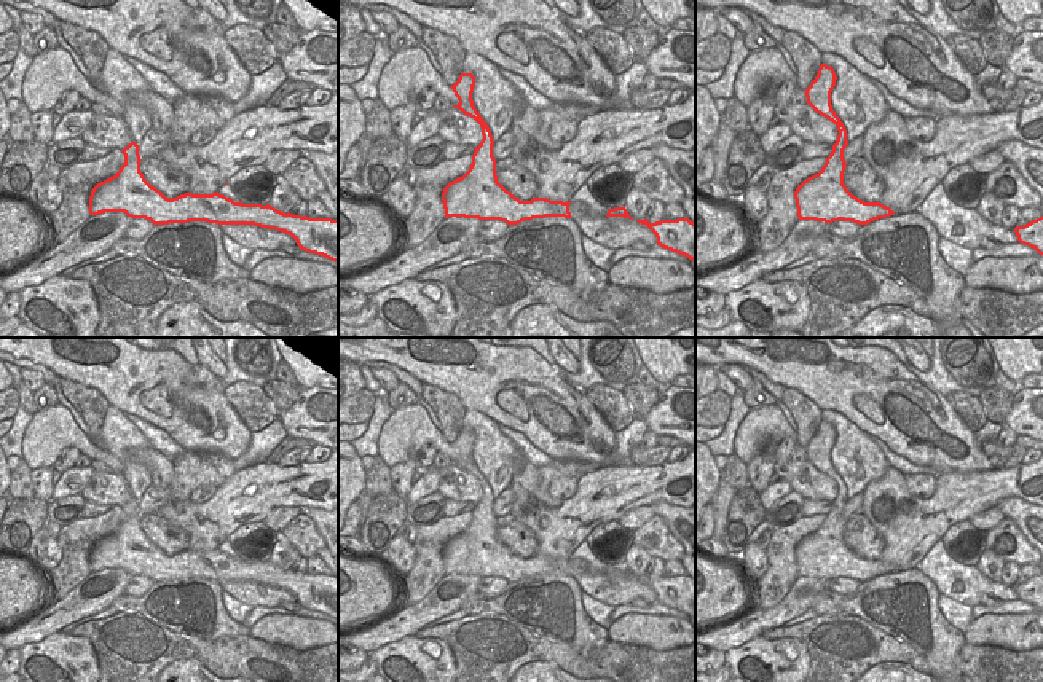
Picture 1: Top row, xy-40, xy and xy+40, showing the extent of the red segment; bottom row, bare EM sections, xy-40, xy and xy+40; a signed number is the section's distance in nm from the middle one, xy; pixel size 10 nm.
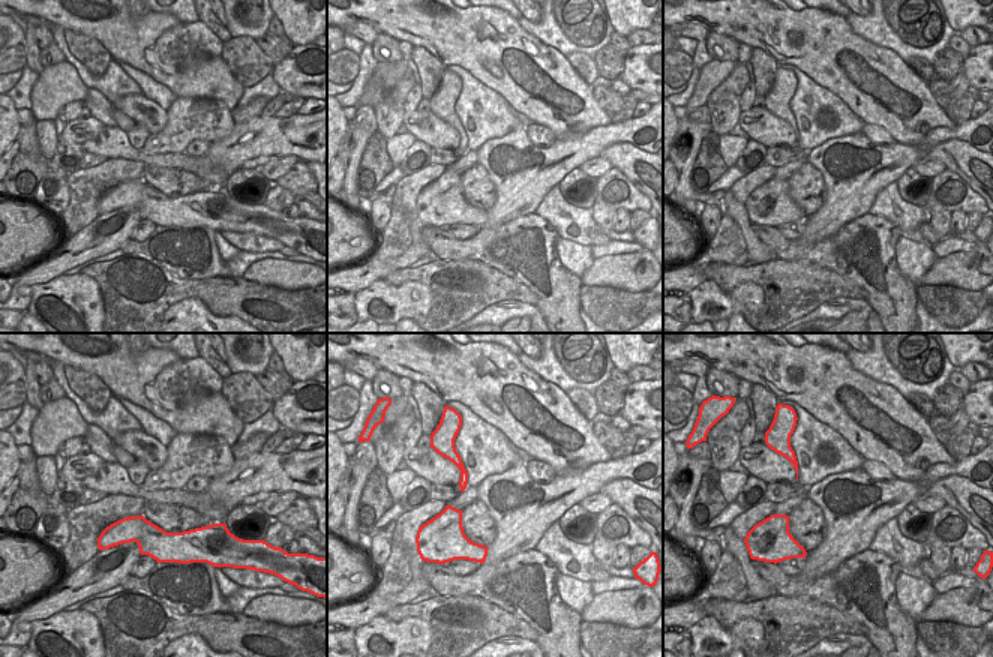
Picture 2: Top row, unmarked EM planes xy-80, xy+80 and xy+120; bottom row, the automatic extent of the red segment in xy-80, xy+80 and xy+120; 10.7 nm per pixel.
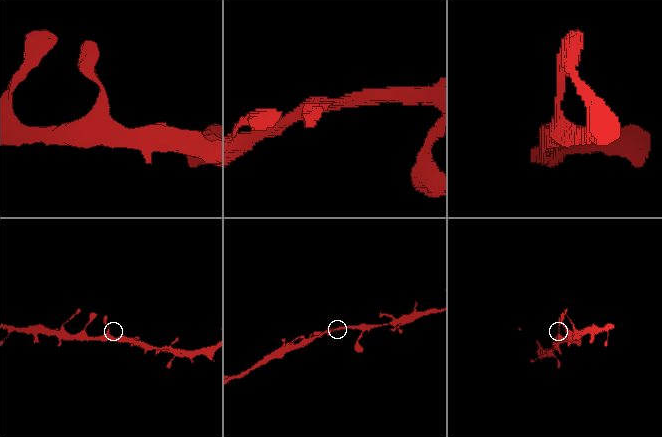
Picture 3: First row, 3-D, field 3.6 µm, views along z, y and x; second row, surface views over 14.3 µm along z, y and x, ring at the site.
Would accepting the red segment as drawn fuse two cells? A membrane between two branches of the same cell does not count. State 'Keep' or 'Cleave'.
Keep

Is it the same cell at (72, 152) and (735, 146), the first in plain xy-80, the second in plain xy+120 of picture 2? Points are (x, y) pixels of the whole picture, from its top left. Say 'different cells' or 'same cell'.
different cells

